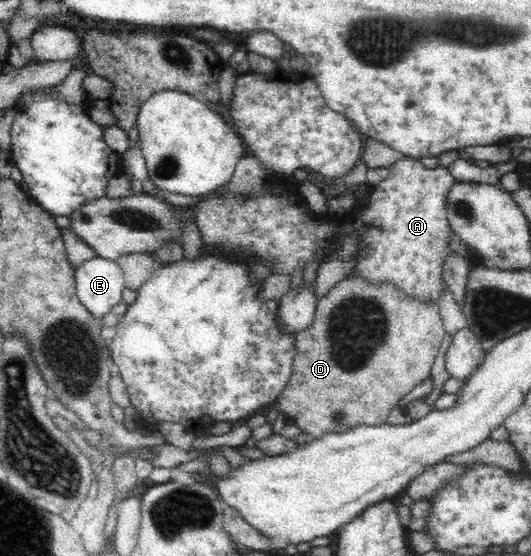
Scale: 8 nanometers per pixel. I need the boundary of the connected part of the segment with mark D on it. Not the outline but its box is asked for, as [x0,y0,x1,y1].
[275,276,445,437]

